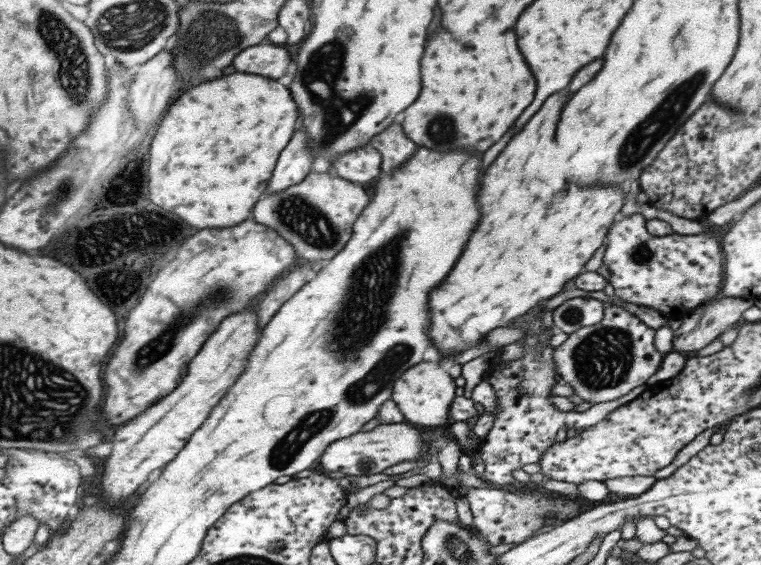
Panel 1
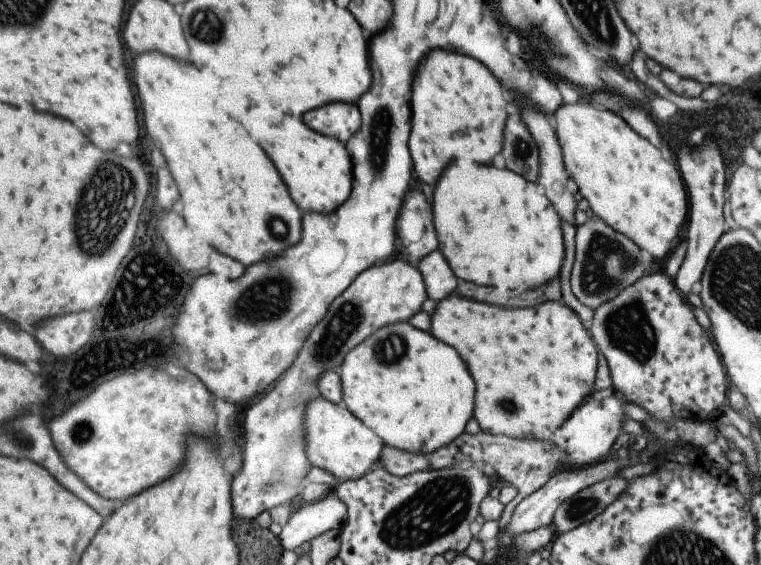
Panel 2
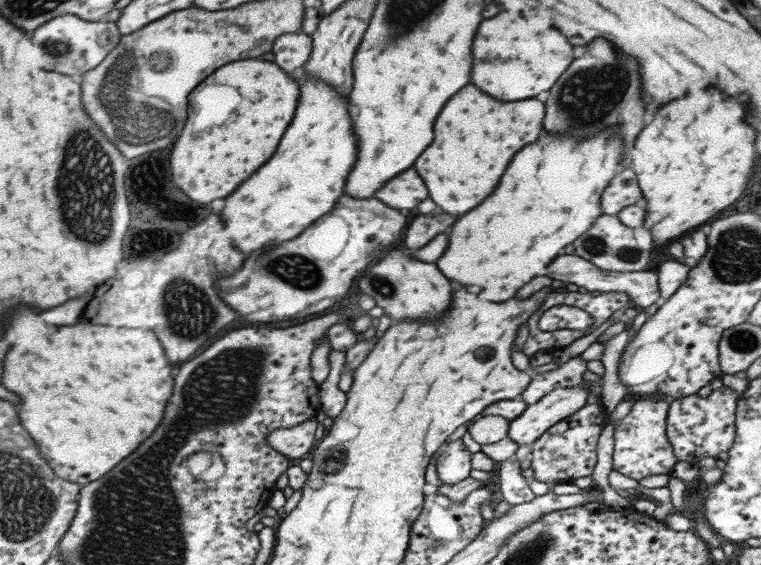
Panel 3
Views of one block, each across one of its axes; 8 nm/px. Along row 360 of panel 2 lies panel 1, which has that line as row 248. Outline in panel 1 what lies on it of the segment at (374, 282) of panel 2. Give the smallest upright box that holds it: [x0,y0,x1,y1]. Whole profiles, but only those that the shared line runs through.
[251,171,368,263]

